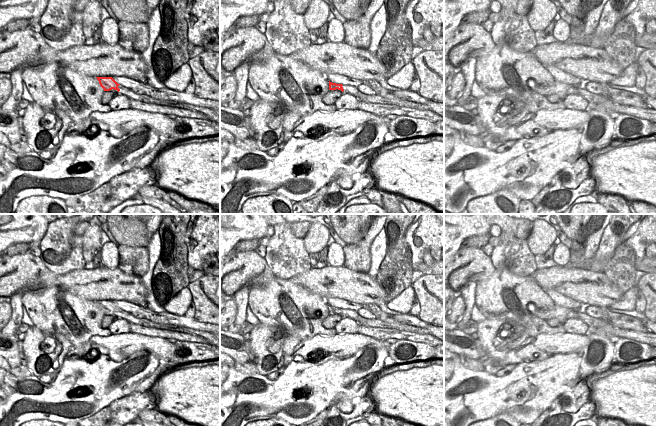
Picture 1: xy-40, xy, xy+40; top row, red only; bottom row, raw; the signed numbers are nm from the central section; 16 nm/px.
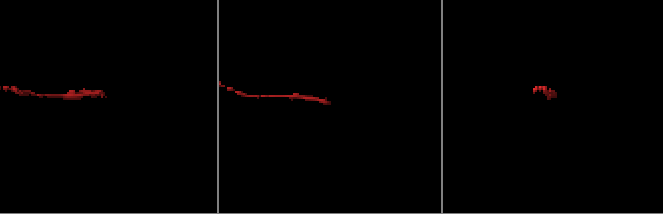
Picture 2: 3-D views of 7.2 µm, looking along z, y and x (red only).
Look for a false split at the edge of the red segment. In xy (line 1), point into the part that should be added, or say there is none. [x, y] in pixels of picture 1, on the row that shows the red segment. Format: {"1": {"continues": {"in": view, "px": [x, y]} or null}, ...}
{"1": {"continues": null}}

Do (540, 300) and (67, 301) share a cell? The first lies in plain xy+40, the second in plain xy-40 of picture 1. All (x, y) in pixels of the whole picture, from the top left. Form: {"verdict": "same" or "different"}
{"verdict": "same"}

